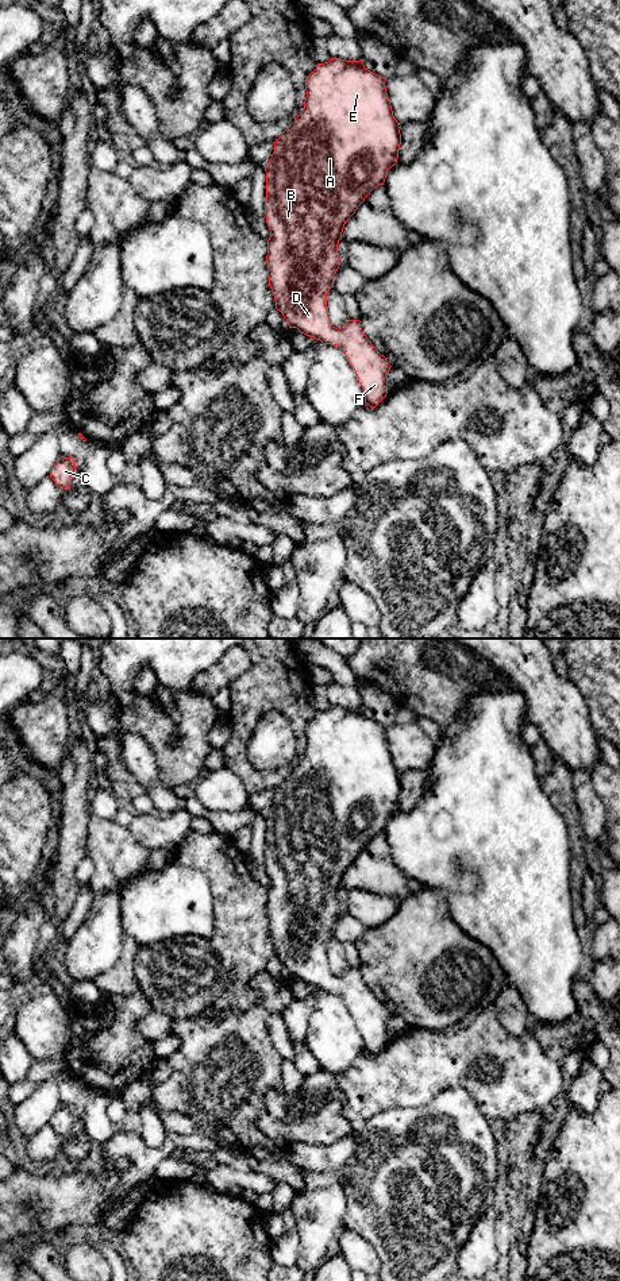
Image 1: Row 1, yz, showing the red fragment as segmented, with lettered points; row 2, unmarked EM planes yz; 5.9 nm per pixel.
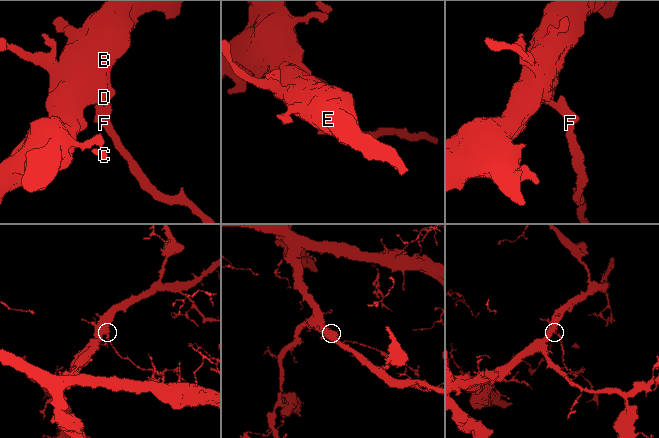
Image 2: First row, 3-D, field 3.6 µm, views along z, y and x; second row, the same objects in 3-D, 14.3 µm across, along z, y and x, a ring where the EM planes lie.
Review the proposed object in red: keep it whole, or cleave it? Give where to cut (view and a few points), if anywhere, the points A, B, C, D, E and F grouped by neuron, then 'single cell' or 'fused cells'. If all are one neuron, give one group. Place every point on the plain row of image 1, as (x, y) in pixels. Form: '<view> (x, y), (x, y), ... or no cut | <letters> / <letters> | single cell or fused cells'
no cut | A B C D E F | single cell

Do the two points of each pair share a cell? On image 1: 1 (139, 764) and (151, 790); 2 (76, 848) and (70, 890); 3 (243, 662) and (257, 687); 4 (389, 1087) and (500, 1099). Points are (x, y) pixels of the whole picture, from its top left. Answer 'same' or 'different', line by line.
1: same
2: same
3: different
4: same

